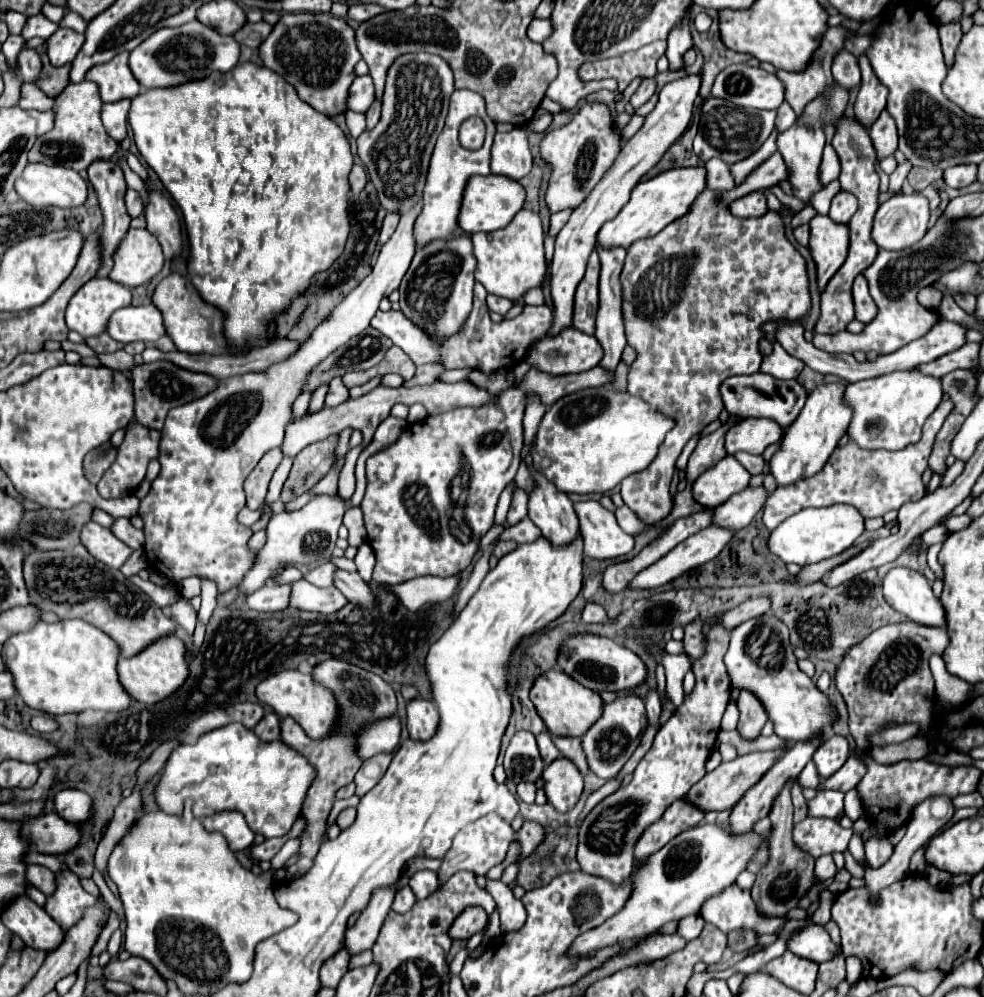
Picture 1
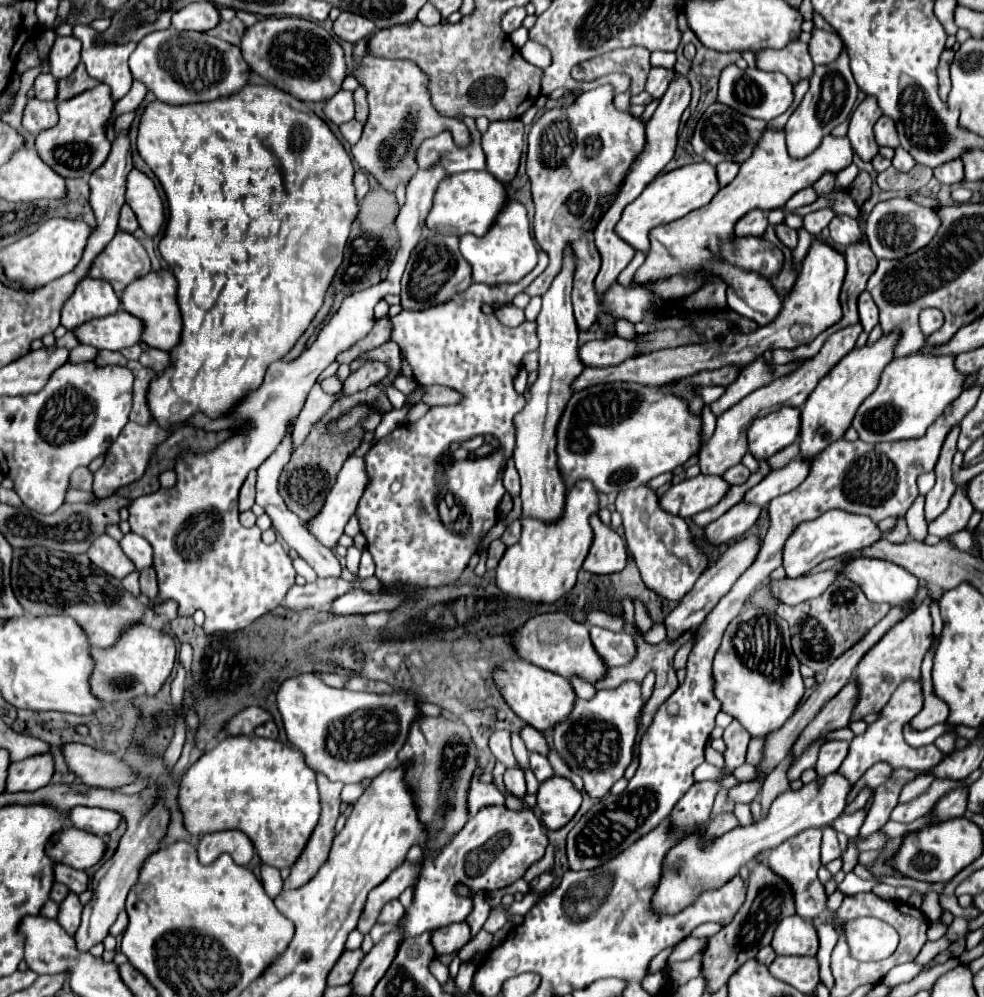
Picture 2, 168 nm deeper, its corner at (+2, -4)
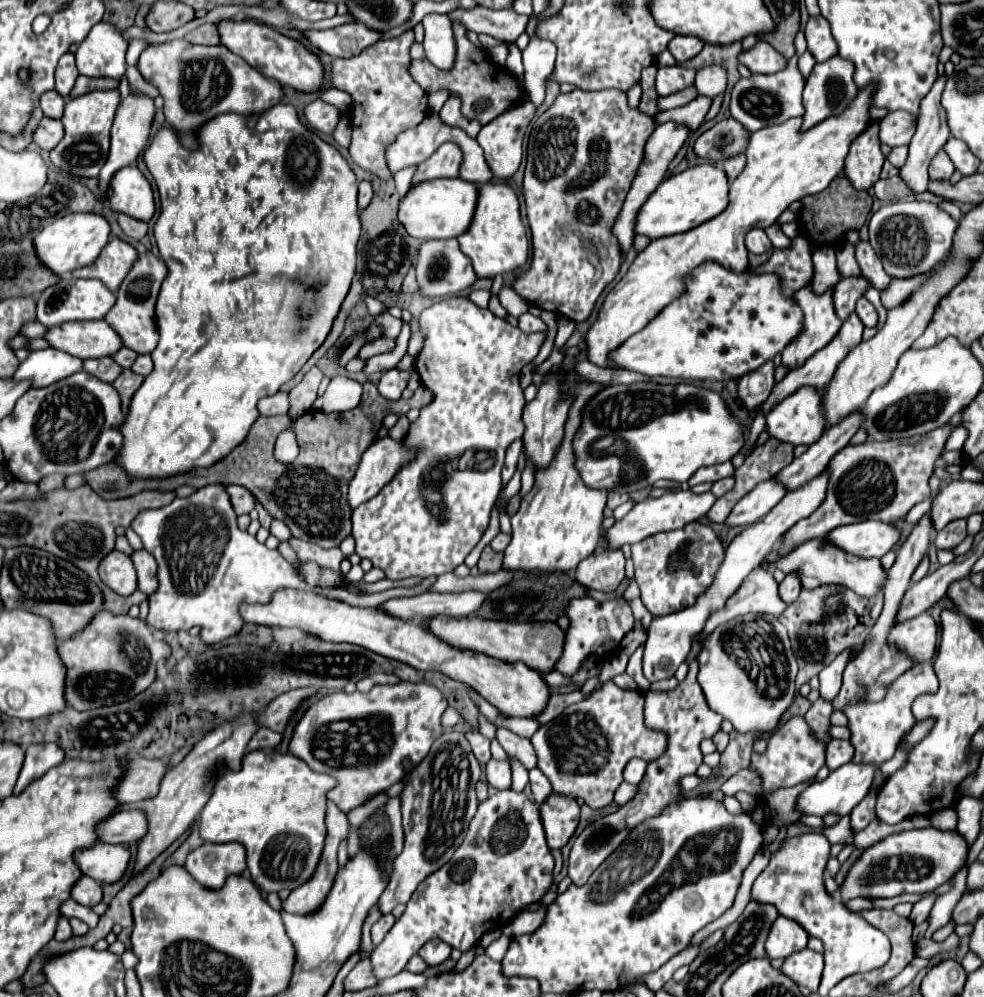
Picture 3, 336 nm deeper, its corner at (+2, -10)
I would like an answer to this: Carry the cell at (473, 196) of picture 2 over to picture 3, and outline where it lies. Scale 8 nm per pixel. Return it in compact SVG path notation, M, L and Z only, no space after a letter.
M450 178L450 180L432 180L422 182L420 186L414 186L408 190L408 194L400 200L398 218L408 230L410 236L420 240L446 240L446 238L458 238L464 234L474 218L478 204L478 186L472 182L466 182L462 178Z

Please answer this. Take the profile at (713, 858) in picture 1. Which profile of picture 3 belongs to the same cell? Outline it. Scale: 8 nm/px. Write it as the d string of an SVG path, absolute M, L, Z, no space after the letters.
M844 764L838 770L830 772L830 776L822 782L814 782L810 784L798 798L796 798L796 812L800 812L802 816L828 816L828 814L836 814L836 816L846 816L852 812L852 808L862 802L862 798L868 794L870 784L872 784L872 776L874 776L874 766L854 766Z

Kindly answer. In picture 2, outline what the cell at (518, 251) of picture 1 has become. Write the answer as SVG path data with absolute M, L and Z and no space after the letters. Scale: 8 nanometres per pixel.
M510 200L510 204L504 204L504 208L500 210L496 224L492 224L492 228L484 236L460 236L460 252L472 264L474 282L494 286L502 282L518 282L520 278L524 278L538 262L538 250L530 232L526 208L518 200Z

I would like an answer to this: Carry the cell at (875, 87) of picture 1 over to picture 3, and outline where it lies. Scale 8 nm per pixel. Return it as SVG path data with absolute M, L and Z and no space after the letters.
M870 120L866 130L850 144L844 170L852 186L868 190L880 178L882 164L884 156L880 152L878 120Z

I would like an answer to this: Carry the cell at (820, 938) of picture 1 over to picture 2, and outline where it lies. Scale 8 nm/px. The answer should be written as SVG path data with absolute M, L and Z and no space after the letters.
M800 916L784 918L774 932L772 948L776 954L816 956L818 936L814 924L810 920L802 920Z

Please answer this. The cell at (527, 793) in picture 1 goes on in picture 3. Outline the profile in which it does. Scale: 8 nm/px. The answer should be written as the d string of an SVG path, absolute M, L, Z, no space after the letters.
M494 758L486 764L486 778L488 778L488 784L494 786L496 790L510 790L510 786L512 786L510 766L506 762L498 762Z

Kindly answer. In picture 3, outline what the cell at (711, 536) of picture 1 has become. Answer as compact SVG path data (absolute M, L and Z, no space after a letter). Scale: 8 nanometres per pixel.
M774 478L756 486L750 494L746 494L726 518L726 526L748 526L762 520L786 494L786 488L776 484Z

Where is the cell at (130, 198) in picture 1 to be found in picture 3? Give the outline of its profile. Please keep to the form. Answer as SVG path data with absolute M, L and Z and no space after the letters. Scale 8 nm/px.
M118 214L118 224L122 228L122 232L134 240L140 240L142 236L146 236L148 232L148 224L146 222L140 222L140 220L134 220L126 214Z

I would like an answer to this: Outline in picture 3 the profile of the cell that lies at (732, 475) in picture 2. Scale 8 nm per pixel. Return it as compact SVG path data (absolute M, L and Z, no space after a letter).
M722 478L722 480L718 480L718 482L714 482L714 486L712 486L712 494L716 494L716 496L724 496L726 492L730 492L732 488L734 488L734 478Z

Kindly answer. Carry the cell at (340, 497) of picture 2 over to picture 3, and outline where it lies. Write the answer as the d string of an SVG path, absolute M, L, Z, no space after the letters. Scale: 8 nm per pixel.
M392 438L376 440L362 456L358 470L354 472L348 488L348 504L350 510L356 510L362 502L374 498L382 486L390 482L390 478L400 470L402 464L412 460L414 452L404 448L402 442L394 442Z

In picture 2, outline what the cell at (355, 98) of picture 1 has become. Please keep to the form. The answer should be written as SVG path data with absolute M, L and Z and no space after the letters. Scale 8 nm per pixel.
M340 90L336 92L326 104L324 104L324 114L330 122L334 124L344 124L354 118L354 100L352 92Z

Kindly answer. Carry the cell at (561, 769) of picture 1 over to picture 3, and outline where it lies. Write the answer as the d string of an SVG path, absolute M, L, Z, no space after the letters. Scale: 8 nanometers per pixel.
M552 792L540 804L540 818L550 848L562 848L574 834L580 820L580 806L574 798Z

